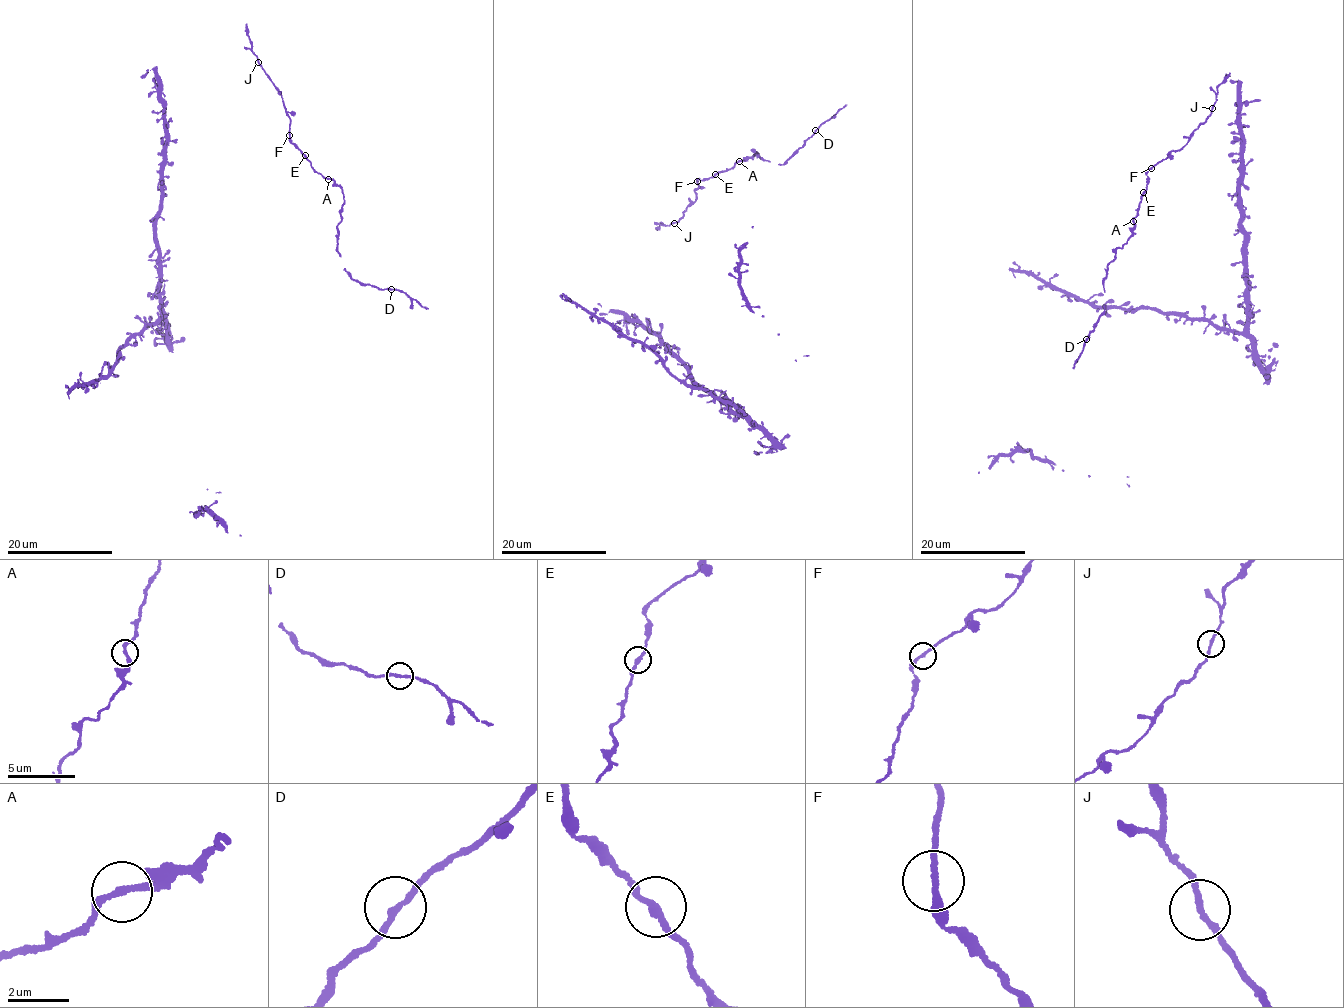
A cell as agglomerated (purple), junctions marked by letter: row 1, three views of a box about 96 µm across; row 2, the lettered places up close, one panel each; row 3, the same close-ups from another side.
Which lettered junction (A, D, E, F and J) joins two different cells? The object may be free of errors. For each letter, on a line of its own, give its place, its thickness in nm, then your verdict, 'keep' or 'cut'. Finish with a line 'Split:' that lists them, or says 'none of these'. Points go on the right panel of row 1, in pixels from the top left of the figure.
A: (1133, 221) | 200 nm | keep
D: (1086, 339) | 200 nm | keep
E: (1143, 192) | 200 nm | keep
F: (1151, 168) | 190 nm | keep
J: (1212, 108) | 180 nm | keep
Split: none of these

